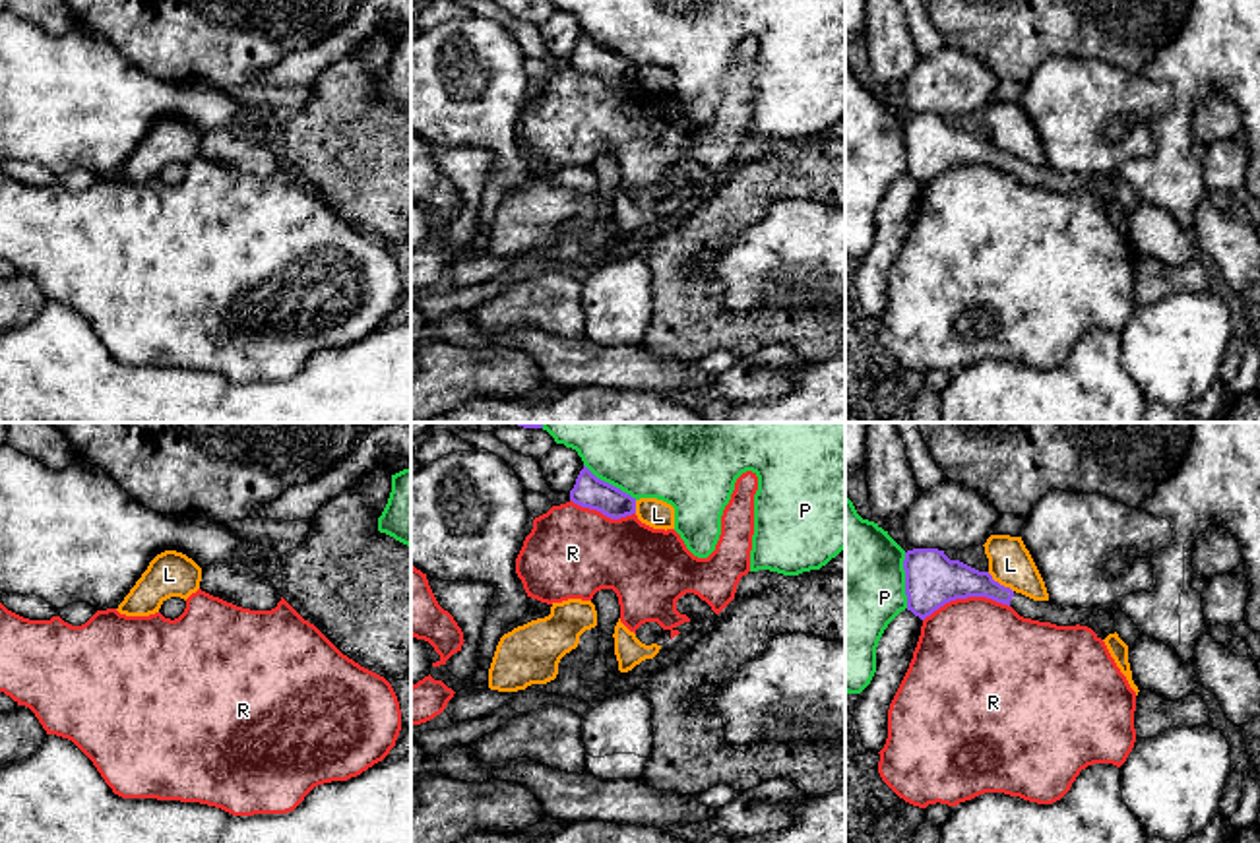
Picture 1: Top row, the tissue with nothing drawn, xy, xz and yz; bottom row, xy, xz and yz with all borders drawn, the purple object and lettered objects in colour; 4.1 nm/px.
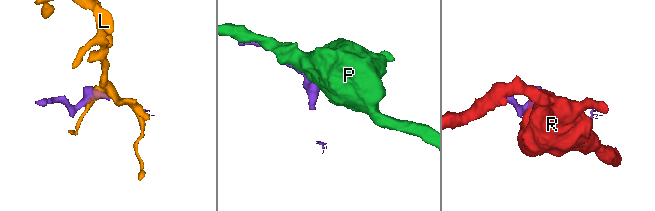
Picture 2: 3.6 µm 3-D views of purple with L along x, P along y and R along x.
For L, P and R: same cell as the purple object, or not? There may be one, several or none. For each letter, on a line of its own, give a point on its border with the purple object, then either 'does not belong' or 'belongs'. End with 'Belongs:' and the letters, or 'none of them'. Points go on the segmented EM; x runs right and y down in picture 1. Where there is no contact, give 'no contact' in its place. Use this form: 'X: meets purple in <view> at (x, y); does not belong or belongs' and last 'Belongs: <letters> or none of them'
L: meets purple in yz at (999, 584); does not belong
P: meets purple in yz at (906, 580); does not belong
R: meets purple in yz at (966, 597); does not belong
Belongs: none of them

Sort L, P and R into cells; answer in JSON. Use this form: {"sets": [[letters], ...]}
{"sets": [["L"], ["P"], ["R"]]}

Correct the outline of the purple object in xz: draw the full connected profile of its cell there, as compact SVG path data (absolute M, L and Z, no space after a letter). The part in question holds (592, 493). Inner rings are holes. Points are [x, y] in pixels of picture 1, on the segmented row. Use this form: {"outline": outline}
{"outline": "M585 465L570 490L570 500L582 508L597 510L611 519L636 514L636 498L597 479Z"}

